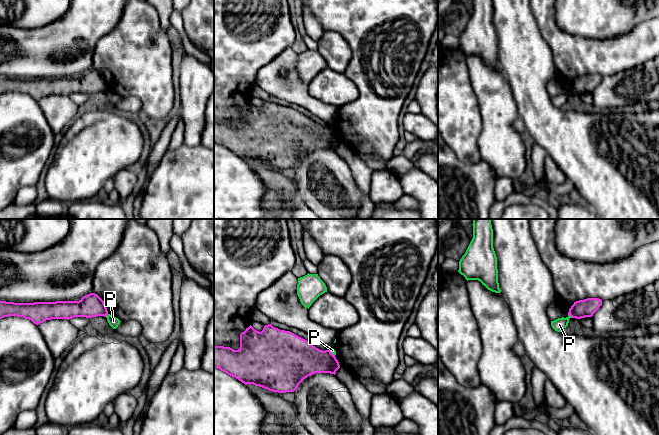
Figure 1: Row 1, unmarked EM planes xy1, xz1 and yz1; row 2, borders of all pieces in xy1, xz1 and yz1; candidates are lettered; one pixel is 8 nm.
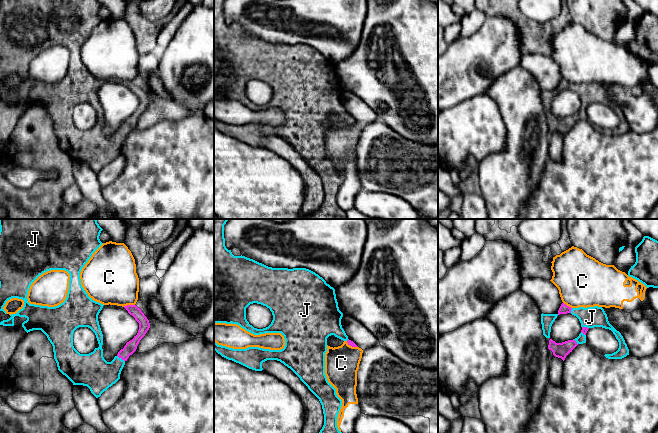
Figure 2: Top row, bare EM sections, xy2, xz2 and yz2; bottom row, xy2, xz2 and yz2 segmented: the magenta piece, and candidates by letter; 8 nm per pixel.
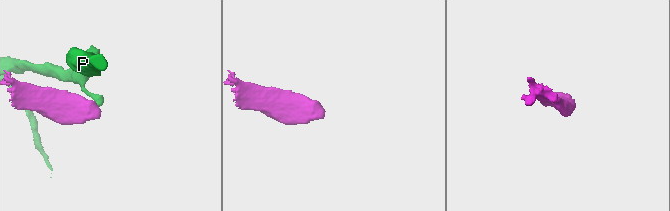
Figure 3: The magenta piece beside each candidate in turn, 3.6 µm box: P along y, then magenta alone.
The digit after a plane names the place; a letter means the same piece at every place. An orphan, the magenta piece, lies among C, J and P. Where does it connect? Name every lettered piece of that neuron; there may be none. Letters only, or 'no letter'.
J

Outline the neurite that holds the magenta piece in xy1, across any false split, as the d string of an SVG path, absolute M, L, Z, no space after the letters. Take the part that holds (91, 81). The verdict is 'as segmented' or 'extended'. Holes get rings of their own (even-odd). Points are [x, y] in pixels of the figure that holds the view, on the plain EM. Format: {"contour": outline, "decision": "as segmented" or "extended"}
{"contour": "M95 69L83 72L79 77L56 77L14 79L0 77L0 95L8 92L23 93L38 101L51 95L71 95L74 93L106 93L104 77Z", "decision": "as segmented"}

